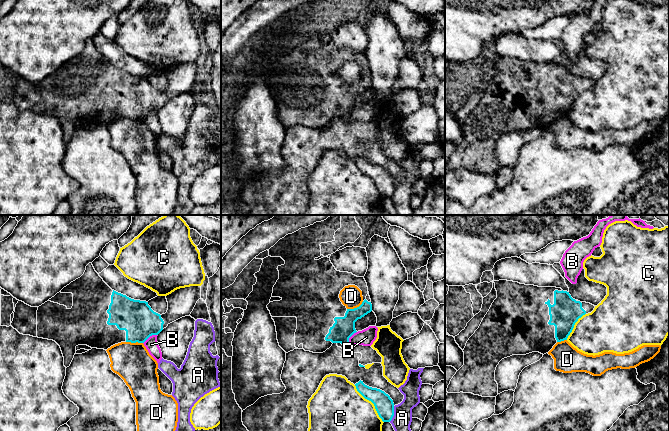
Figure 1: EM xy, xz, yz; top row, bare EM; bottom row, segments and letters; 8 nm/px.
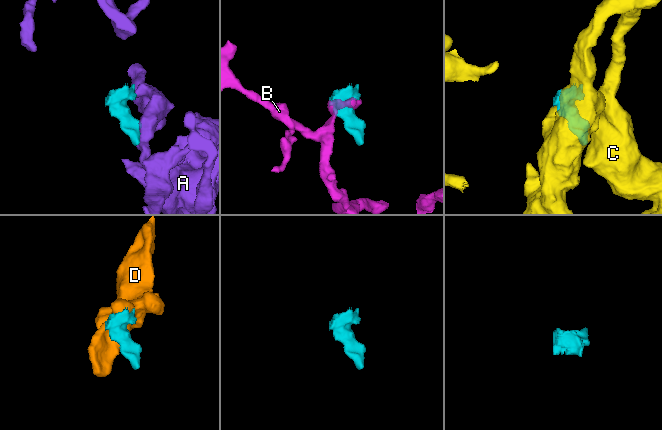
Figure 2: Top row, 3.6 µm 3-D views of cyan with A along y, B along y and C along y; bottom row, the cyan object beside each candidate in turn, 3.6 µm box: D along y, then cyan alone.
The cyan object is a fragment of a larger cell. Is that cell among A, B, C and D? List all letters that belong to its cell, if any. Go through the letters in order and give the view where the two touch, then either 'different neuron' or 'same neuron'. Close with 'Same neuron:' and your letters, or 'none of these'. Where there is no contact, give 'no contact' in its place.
A: contact in xz; different neuron
B: contact in xz; different neuron
C: contact in xz; different neuron
D: contact in xz; different neuron
Same neuron: none of these

